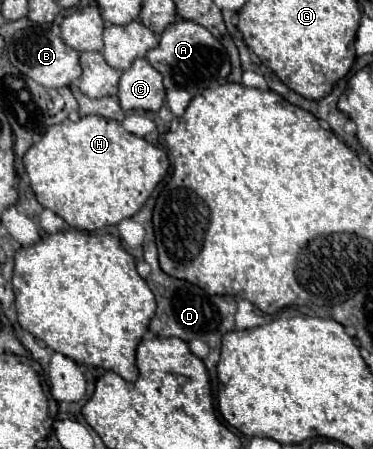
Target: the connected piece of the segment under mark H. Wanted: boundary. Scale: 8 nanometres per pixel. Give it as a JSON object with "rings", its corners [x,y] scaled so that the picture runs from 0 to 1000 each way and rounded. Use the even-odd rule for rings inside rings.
{"rings":[[[225,258],[204,272],[177,267],[166,276],[134,281],[113,312],[64,343],[64,370],[97,445],[118,463],[134,463],[166,481],[193,508],[252,517],[284,503],[306,503],[332,486],[354,486],[391,454],[424,405],[445,392],[456,361],[440,334],[418,330],[375,303],[338,294],[322,272],[290,267],[279,258]]]}

